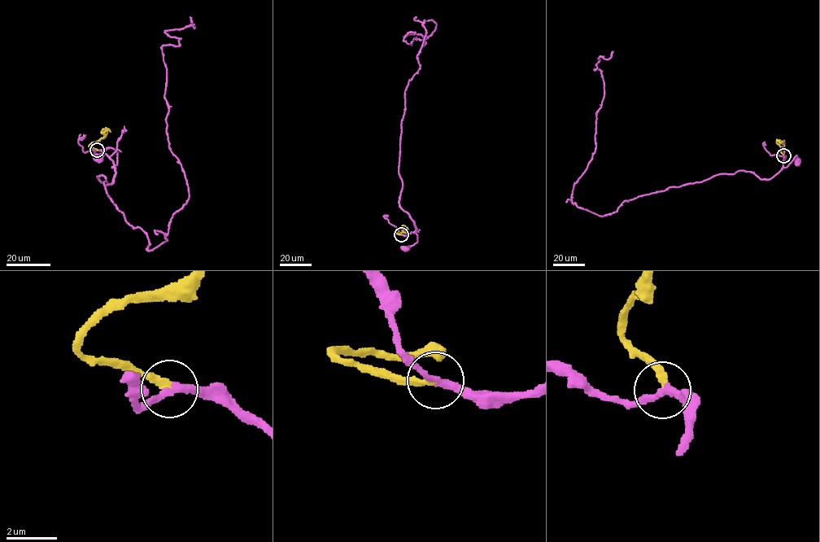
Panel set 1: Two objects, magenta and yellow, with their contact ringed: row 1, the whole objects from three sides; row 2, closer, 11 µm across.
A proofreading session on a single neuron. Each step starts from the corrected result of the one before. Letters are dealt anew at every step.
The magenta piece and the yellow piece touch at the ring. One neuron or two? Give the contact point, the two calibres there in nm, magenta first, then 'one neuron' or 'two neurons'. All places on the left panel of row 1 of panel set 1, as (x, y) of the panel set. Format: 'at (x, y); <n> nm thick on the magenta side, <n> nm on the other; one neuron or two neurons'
at (97, 150); 260 nm thick on the magenta side, 240 nm on the other; one neuron

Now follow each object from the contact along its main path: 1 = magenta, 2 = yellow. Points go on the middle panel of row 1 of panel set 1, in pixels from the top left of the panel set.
1: (401, 234), (412, 232), (417, 236), (417, 242), (404, 249)
2: (401, 234), (394, 233), (402, 233), (403, 229), (407, 229)

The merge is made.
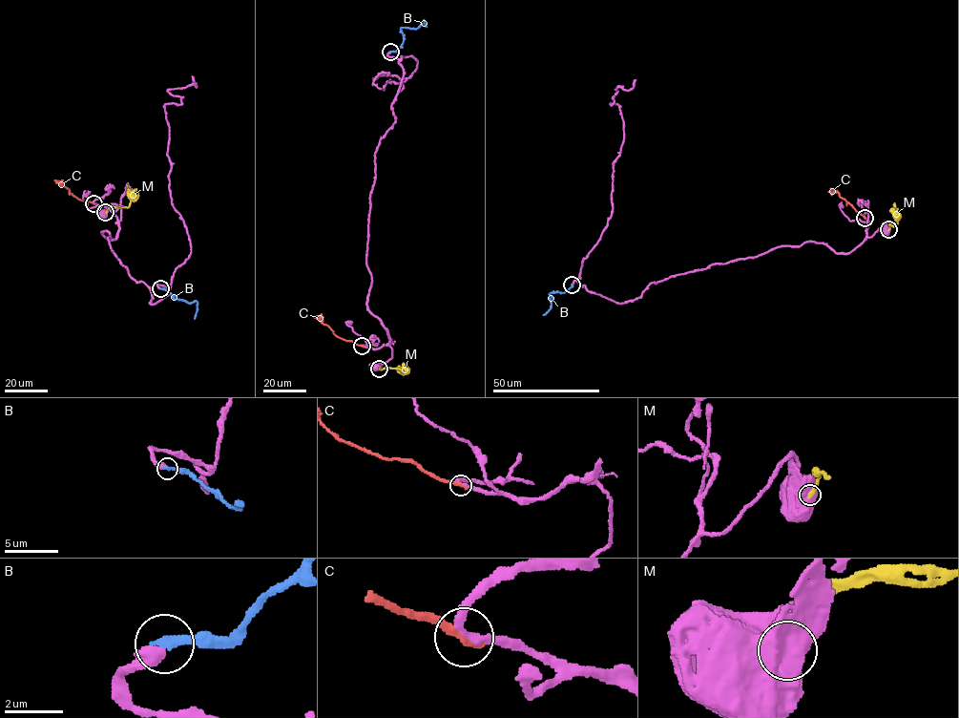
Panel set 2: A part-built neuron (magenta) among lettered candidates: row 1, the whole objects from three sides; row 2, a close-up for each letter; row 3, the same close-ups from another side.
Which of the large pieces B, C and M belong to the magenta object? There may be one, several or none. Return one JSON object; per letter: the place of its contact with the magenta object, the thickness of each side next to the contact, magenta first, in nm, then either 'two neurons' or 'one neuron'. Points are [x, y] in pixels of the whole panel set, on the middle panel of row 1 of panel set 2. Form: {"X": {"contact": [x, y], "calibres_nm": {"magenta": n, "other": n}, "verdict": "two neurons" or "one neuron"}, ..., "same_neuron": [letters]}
{"B": {"contact": [390, 52], "calibres_nm": {"magenta": 440, "other": 280}, "verdict": "one neuron"}, "C": {"contact": [362, 346], "calibres_nm": {"magenta": 240, "other": 320}, "verdict": "two neurons"}, "M": {"contact": [379, 369], "calibres_nm": {"magenta": 1150, "other": 300}, "verdict": "two neurons"}, "same_neuron": ["B"]}

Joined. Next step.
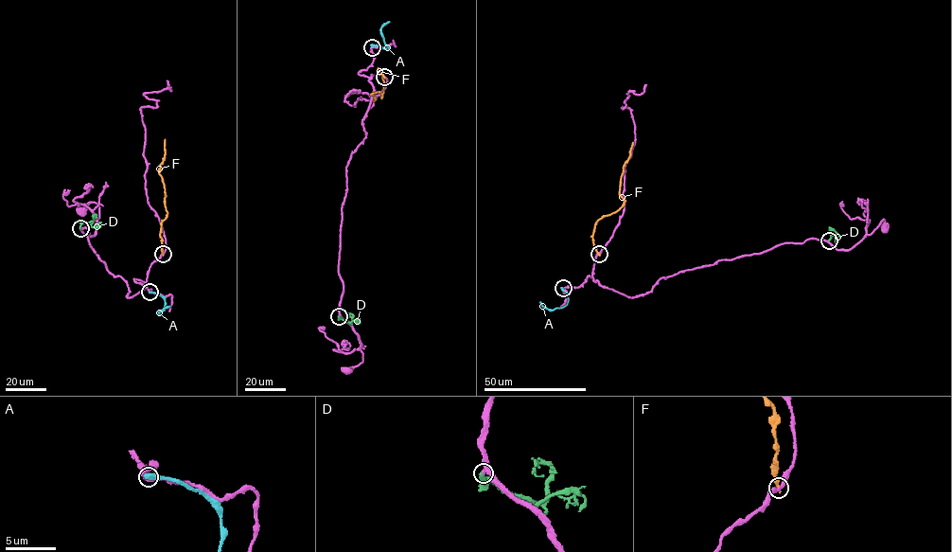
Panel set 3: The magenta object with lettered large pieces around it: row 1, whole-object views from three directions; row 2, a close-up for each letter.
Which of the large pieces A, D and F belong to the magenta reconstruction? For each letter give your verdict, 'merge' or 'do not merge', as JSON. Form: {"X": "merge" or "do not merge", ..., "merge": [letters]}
{"A": "do not merge", "D": "merge", "F": "do not merge", "merge": ["D"]}

